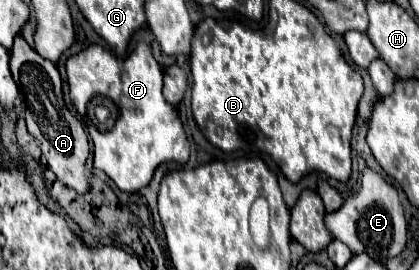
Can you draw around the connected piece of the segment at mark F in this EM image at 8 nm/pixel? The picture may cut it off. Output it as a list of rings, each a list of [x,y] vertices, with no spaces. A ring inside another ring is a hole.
[[[139,43],[135,51],[127,59],[115,59],[107,49],[99,45],[89,45],[79,55],[71,57],[67,61],[67,77],[69,77],[69,89],[71,99],[77,107],[77,115],[87,127],[91,141],[93,141],[93,153],[95,153],[95,169],[101,169],[109,175],[109,179],[121,189],[121,191],[139,191],[153,179],[155,169],[161,163],[175,161],[175,163],[187,163],[189,159],[189,141],[183,129],[183,123],[177,115],[177,111],[165,101],[161,89],[163,89],[163,69],[153,59],[151,49],[145,43]]]

